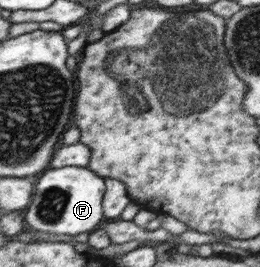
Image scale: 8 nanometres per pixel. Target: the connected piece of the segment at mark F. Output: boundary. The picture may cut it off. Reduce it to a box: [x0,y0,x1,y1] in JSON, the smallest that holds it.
[25,167,106,235]

